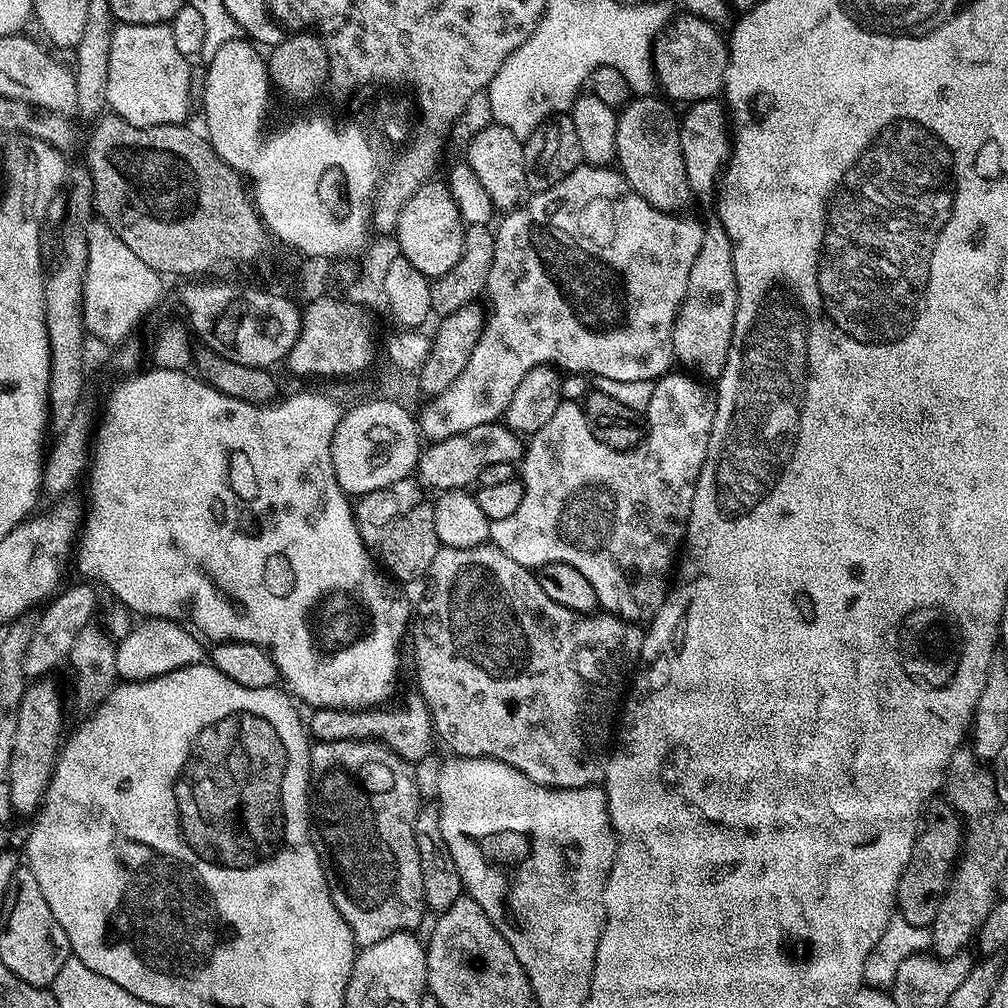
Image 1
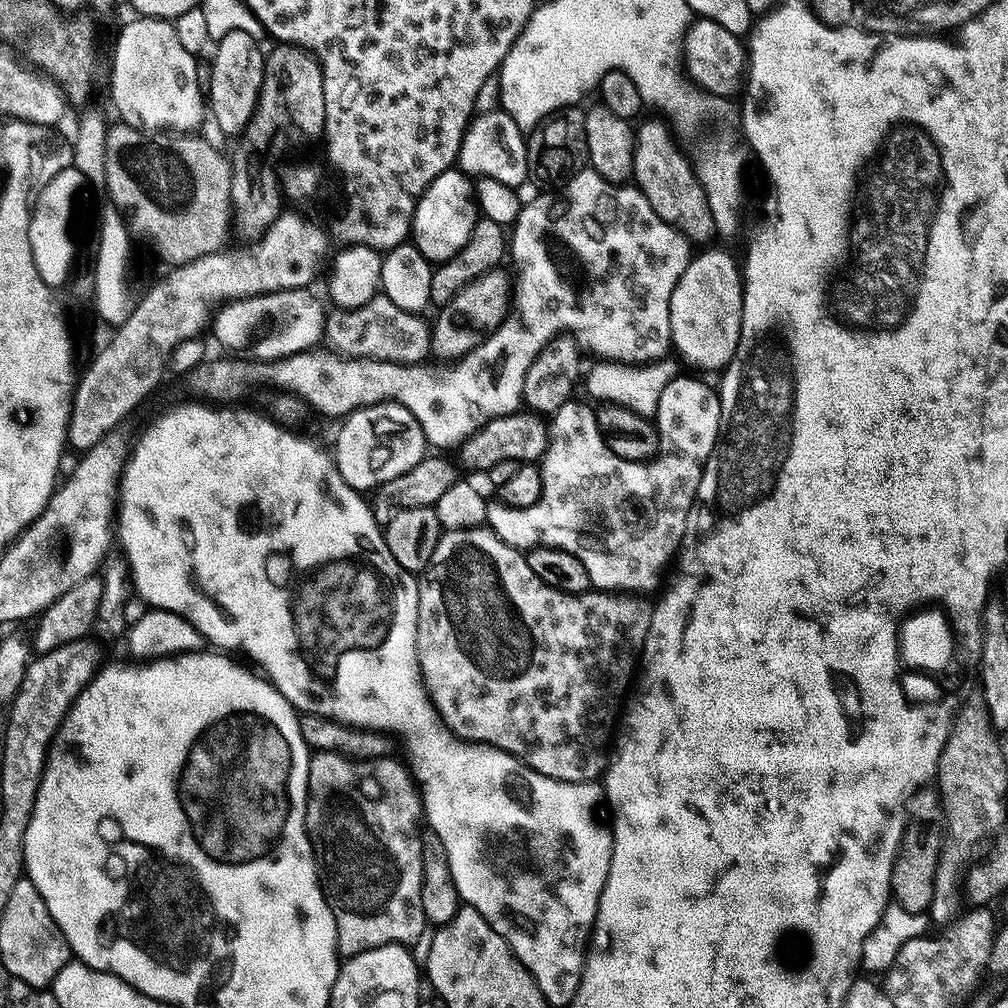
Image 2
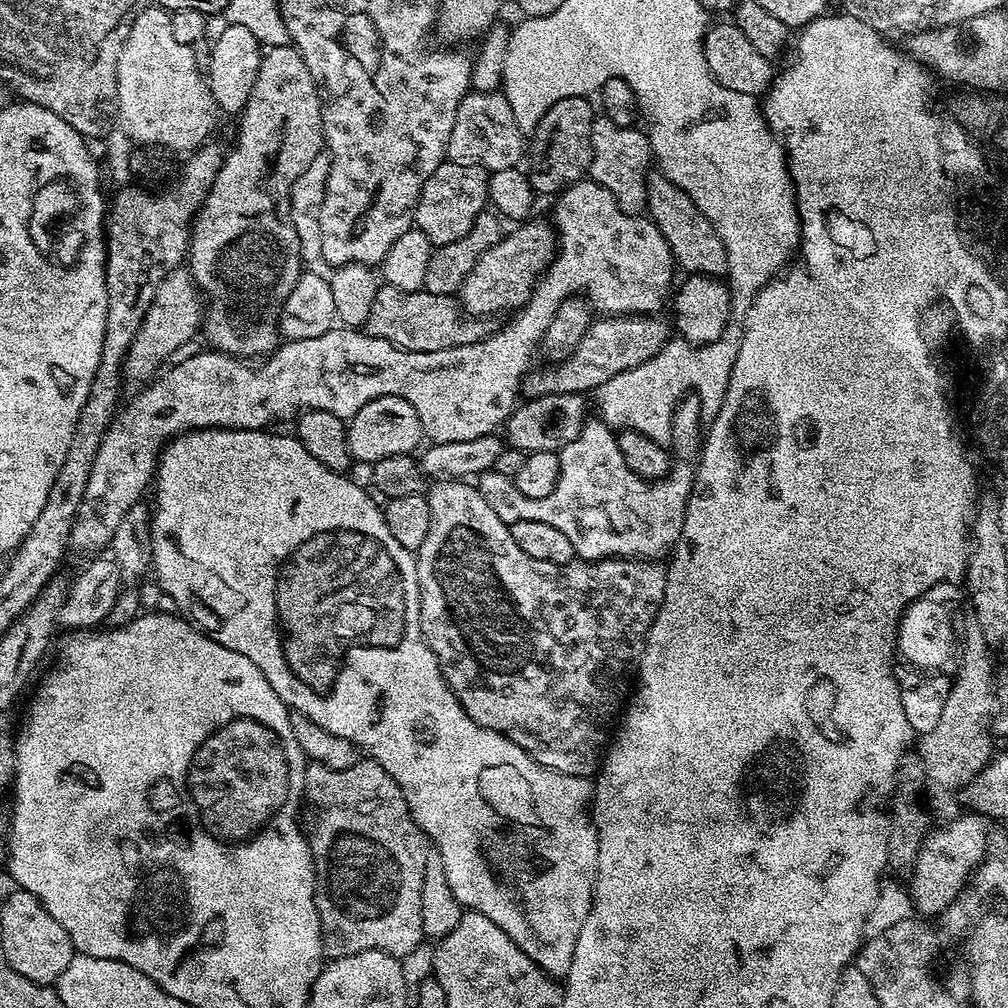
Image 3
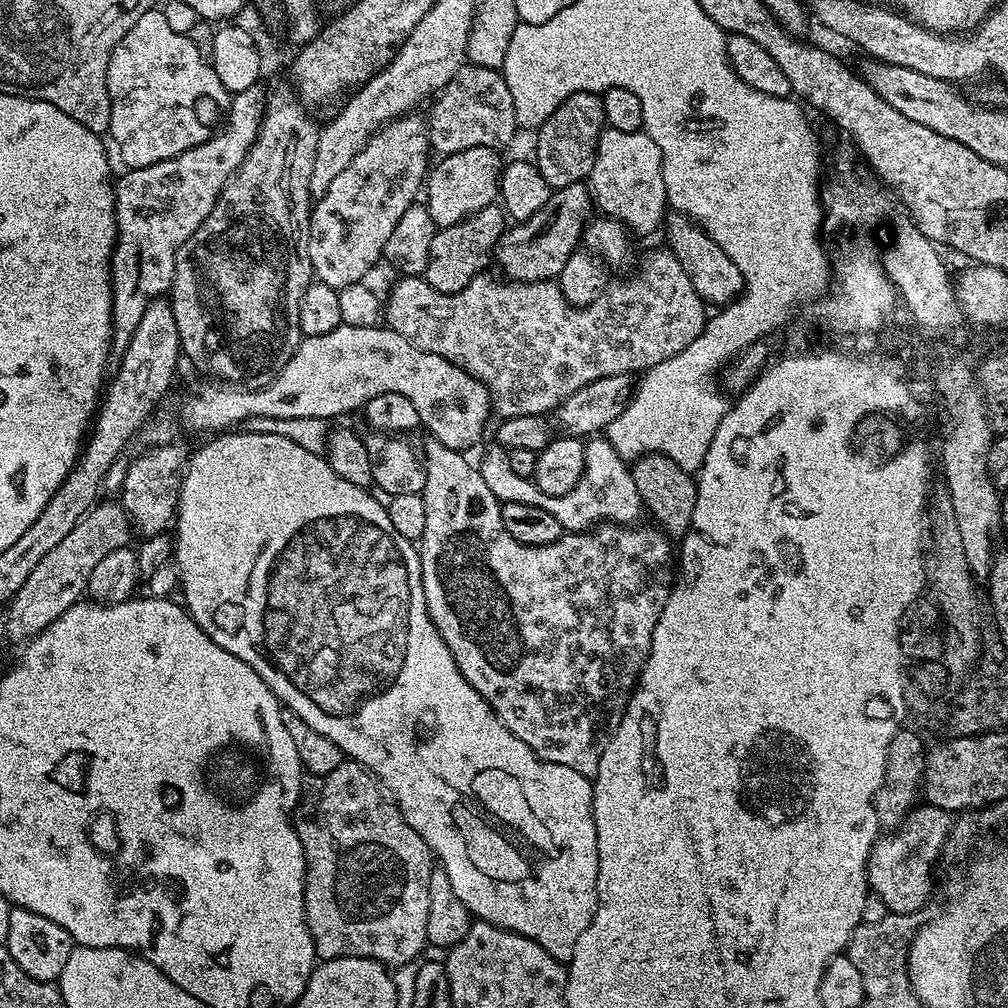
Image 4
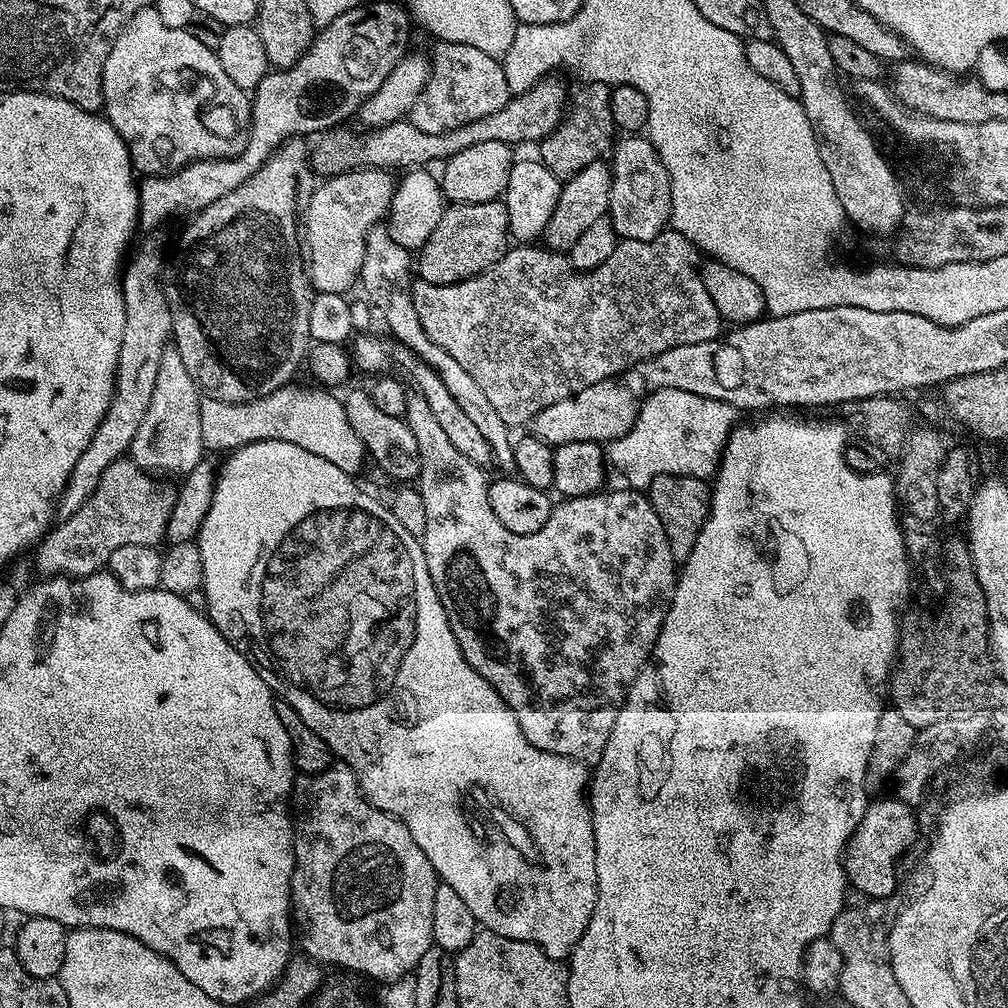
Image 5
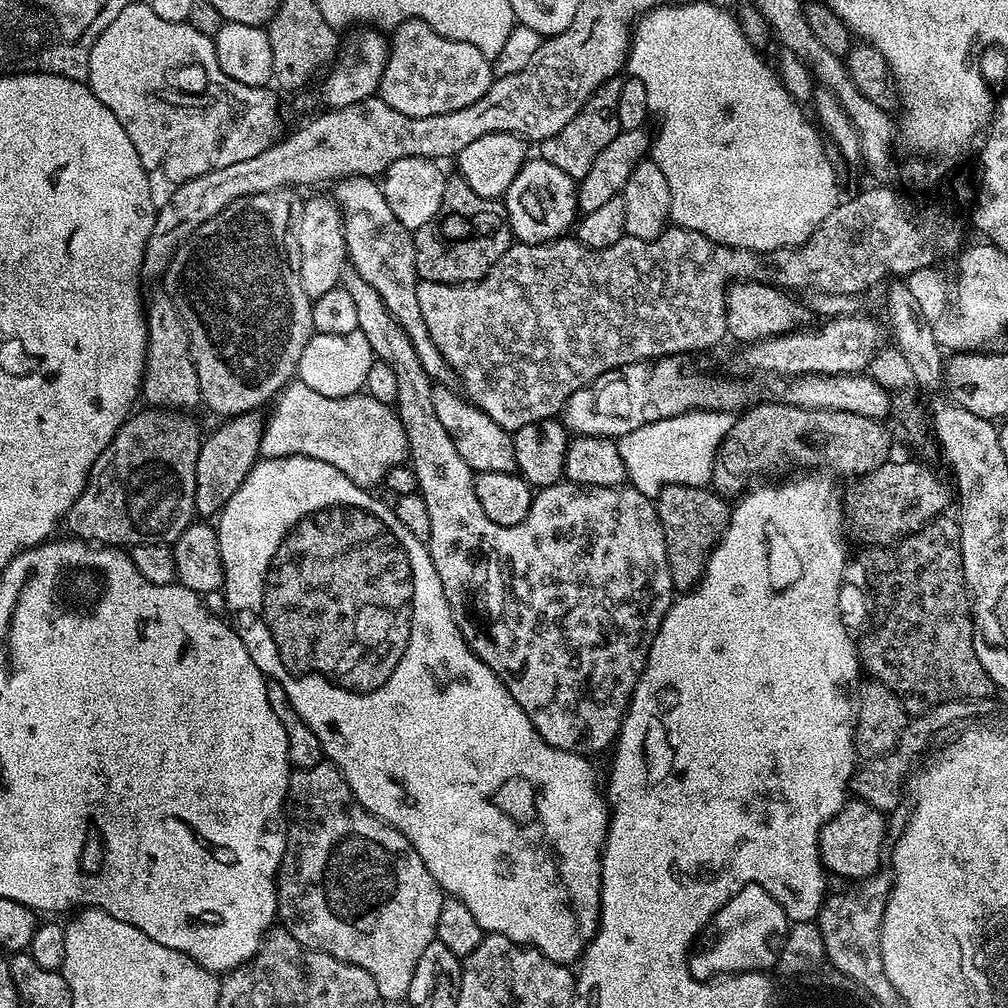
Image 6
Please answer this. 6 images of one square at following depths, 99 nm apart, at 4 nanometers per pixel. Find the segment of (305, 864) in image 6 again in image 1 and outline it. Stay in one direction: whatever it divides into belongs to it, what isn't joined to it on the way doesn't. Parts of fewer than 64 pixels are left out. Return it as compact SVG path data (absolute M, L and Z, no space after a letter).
M322 740L311 745L308 754L308 775L310 777L310 816L318 833L318 851L320 862L324 866L324 875L328 878L328 889L332 895L334 906L338 906L338 914L346 918L346 926L354 934L360 948L374 946L374 942L382 942L395 932L412 932L426 915L424 891L422 890L422 866L418 858L418 846L414 838L414 822L422 807L420 788L416 785L417 769L408 761L403 760L394 750L390 750L378 740L342 740L328 742Z

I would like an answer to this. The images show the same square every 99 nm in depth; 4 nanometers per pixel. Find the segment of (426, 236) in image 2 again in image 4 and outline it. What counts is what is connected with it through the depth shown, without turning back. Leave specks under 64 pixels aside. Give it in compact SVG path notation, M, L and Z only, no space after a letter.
M474 146L437 159L426 177L426 207L437 229L454 226L464 217L497 203L500 194L501 153L495 148Z

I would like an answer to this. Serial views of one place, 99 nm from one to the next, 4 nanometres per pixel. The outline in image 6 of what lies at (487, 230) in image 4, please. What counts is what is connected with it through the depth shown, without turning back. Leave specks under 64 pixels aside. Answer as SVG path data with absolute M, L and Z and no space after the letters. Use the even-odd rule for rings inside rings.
M453 178L453 180L447 181L436 216L414 232L416 274L420 280L429 280L439 284L471 284L481 280L499 262L502 254L506 254L506 250L511 248L514 243L510 225L502 224L502 220L496 220L494 216L490 216L490 218L480 216L466 224L466 216L460 216L466 212L484 214L488 206L490 206L490 200L474 194L474 190L470 190L470 186L466 186L464 180ZM468 226L494 226L494 228L488 230L490 232L488 236L482 236L476 242L466 242ZM460 236L462 236L464 246L450 246L450 242L460 242ZM488 248L494 248L494 250L488 250Z

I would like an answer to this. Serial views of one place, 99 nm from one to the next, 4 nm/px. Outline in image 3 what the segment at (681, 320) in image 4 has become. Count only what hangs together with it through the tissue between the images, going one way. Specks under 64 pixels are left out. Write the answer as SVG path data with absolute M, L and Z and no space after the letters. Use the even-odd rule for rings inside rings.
M384 282L379 285L374 298L366 331L370 336L377 336L411 352L429 352L478 343L486 332L480 324L483 323L479 319L465 315L451 296L439 296L423 290L407 292ZM608 314L603 318L593 319L582 342L571 352L568 359L559 361L555 366L548 366L552 368L544 368L541 372L529 371L522 385L523 395L531 398L567 392L588 394L601 388L606 381L614 378L614 374L622 374L626 370L634 370L634 366L642 366L642 362L650 362L650 358L662 351L670 339L668 324L659 320L660 318L656 314Z

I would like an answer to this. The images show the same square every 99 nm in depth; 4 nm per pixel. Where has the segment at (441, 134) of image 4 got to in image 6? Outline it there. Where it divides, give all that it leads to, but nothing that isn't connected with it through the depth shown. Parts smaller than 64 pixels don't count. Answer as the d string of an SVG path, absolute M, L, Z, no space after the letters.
M407 20L391 29L386 70L382 70L378 95L382 102L386 102L386 106L394 106L398 114L406 114L410 118L430 118L438 114L450 114L454 110L462 110L462 106L478 102L478 98L490 90L493 79L493 61L484 56L478 46L446 38L421 20Z

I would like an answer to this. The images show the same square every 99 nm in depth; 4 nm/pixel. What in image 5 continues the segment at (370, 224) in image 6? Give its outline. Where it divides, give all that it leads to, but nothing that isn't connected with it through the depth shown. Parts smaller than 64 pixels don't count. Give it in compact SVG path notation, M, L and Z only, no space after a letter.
M384 226L371 228L368 232L368 245L366 254L362 258L362 270L358 281L359 287L364 287L366 300L368 304L378 313L382 319L388 323L388 328L392 331L391 339L397 340L400 344L405 344L407 351L416 359L421 360L423 364L429 364L430 367L442 378L442 386L450 390L450 396L458 406L462 406L462 411L474 426L478 426L478 431L482 433L482 438L486 438L486 446L490 446L492 459L495 467L500 467L501 473L508 474L514 469L514 458L512 457L513 441L508 440L510 425L502 422L498 410L486 398L485 392L462 370L461 364L454 362L442 346L431 340L422 330L422 322L418 318L418 310L414 310L414 298L412 297L412 282L414 279L414 256L411 251L403 248L391 237L389 229Z

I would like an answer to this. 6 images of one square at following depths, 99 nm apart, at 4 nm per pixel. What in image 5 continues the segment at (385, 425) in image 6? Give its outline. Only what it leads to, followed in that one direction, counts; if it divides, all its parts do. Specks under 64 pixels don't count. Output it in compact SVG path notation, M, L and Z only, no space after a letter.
M287 384L283 388L272 391L262 398L252 399L246 403L228 403L209 396L200 397L200 423L204 447L207 451L226 450L233 451L244 444L253 444L254 441L286 441L304 450L309 450L318 457L334 463L344 473L354 476L361 468L364 460L366 462L366 451L364 444L359 438L346 416L343 401L328 394L329 391L317 388L318 390L302 390L294 388L294 385Z

